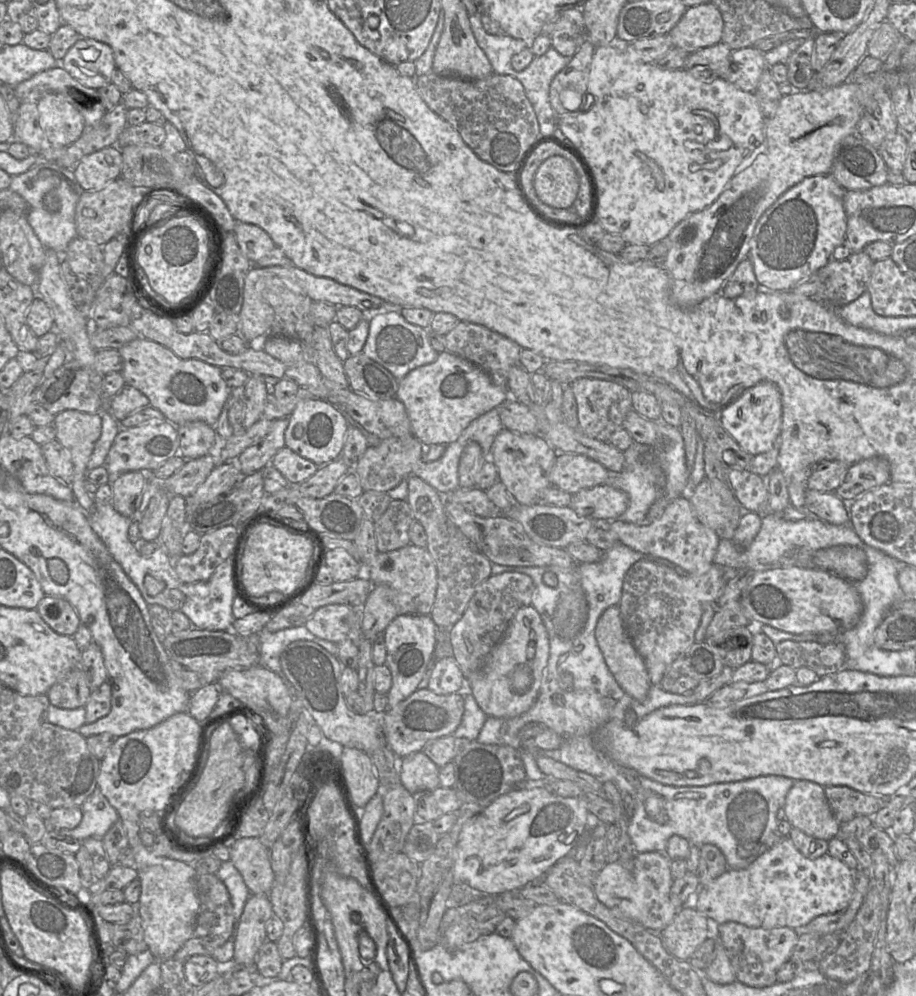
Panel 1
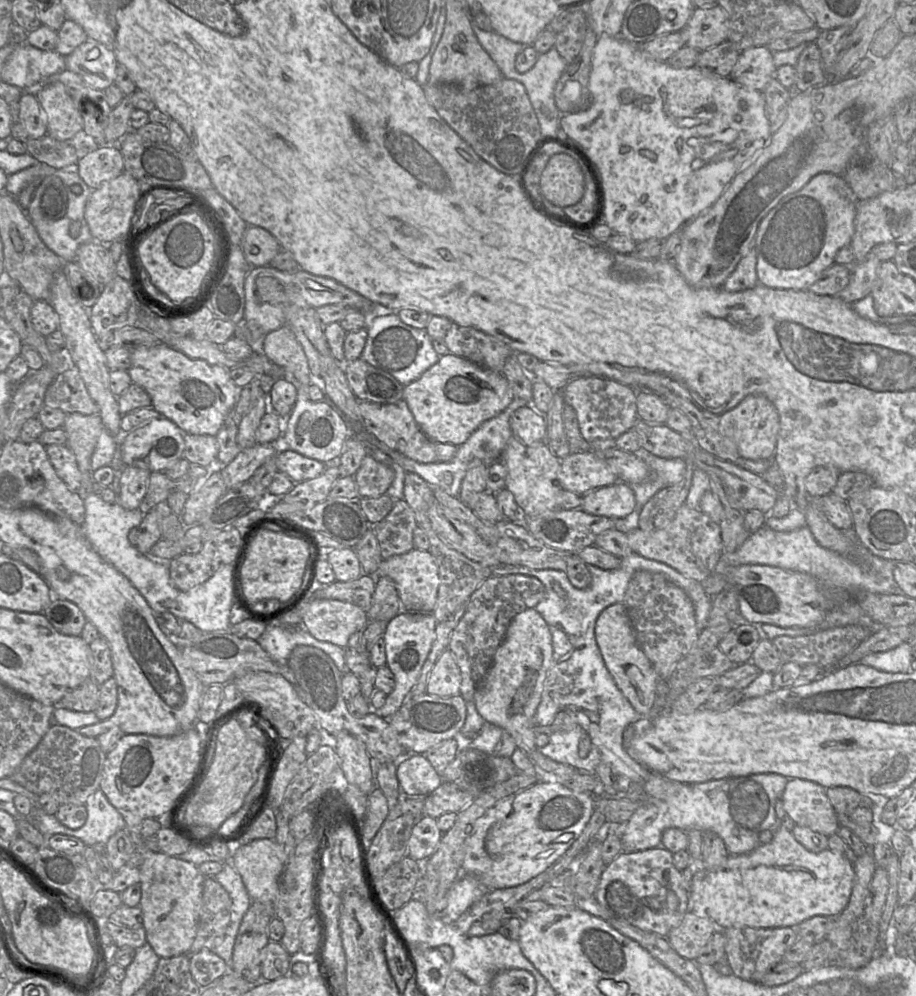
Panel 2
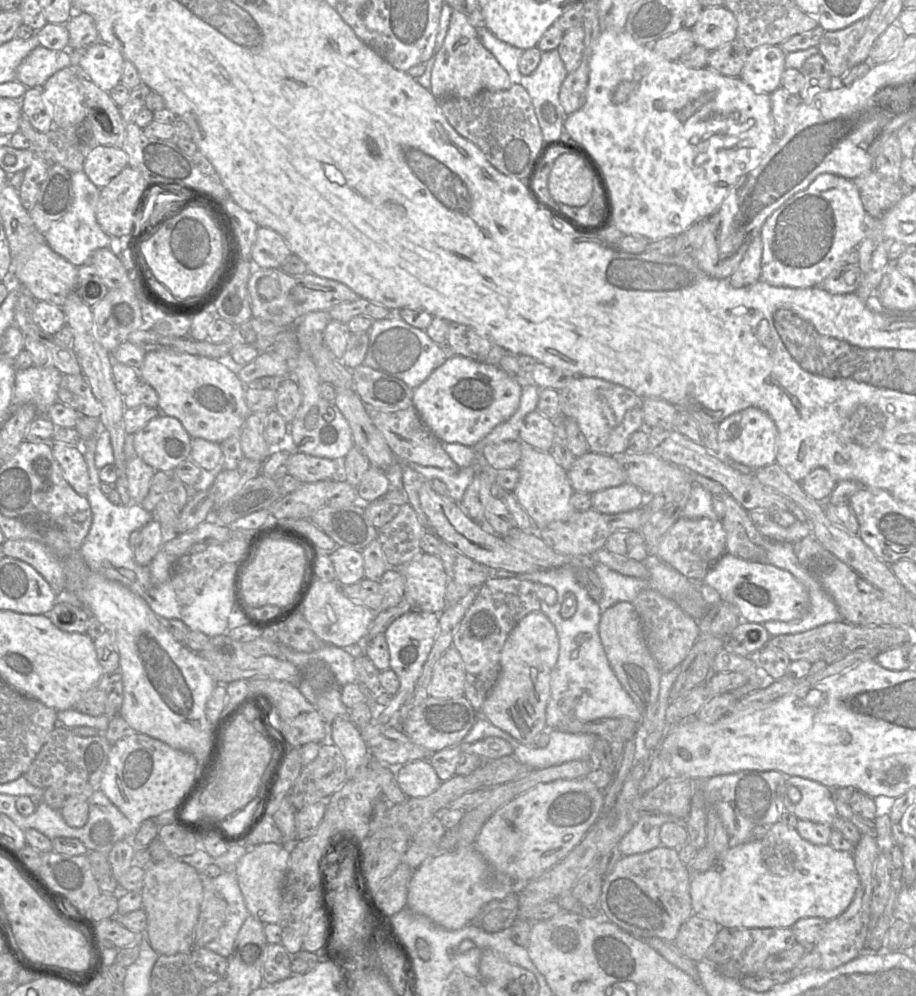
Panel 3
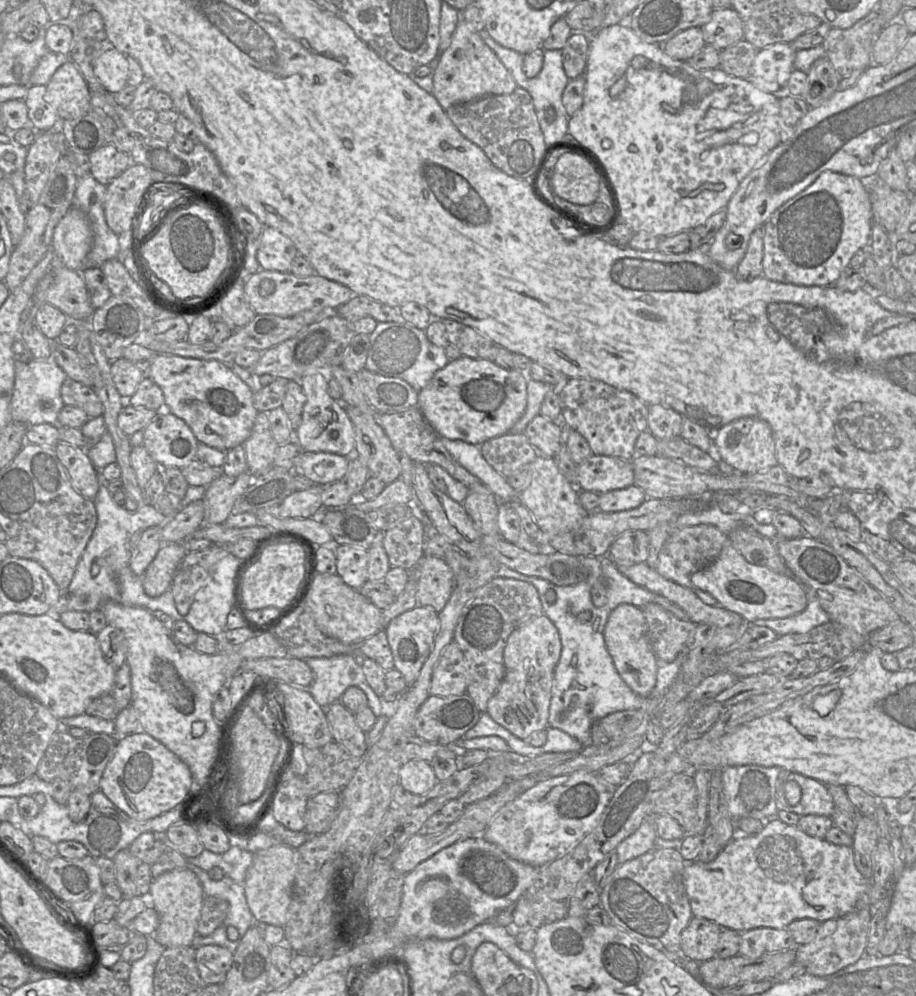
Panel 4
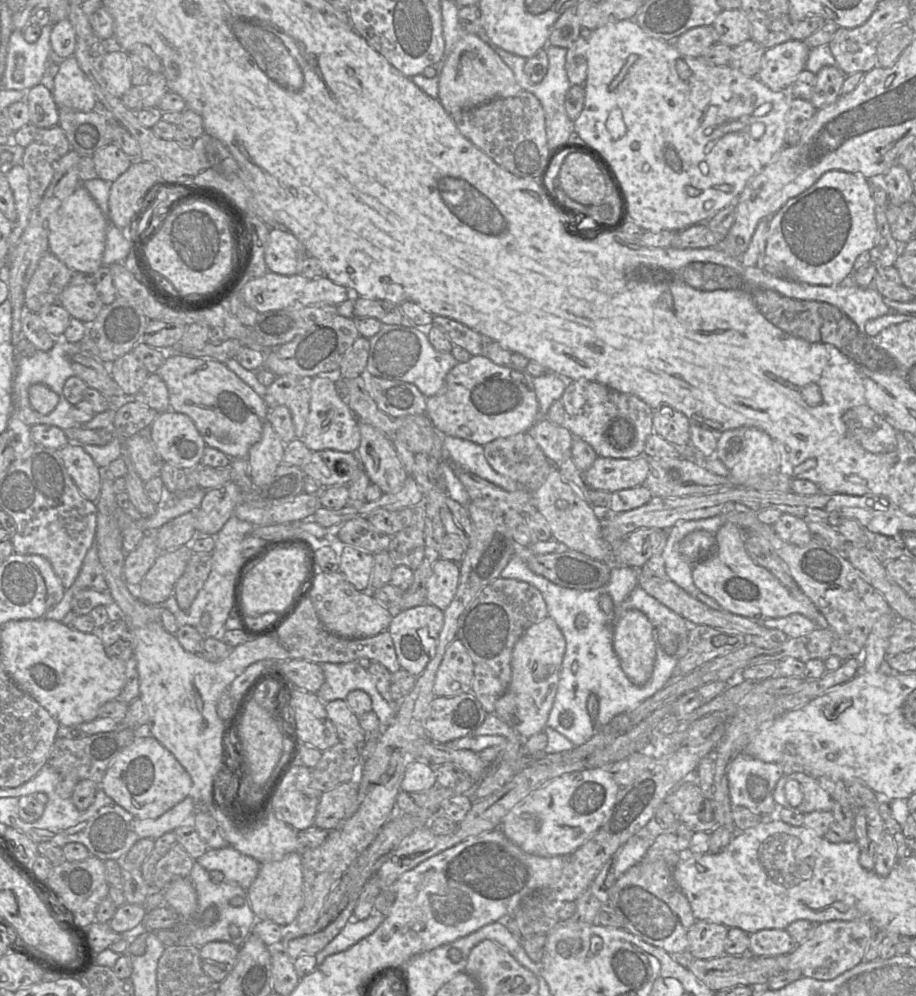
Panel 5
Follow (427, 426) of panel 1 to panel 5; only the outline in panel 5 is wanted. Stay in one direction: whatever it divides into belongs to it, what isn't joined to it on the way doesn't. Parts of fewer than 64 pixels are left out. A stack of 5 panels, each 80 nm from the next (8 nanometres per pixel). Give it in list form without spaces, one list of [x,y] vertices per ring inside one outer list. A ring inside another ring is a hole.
[[[484,355],[458,362],[446,375],[443,388],[426,400],[426,415],[439,433],[459,437],[484,446],[498,439],[528,431],[539,417],[539,403],[533,378],[526,370],[493,363]]]

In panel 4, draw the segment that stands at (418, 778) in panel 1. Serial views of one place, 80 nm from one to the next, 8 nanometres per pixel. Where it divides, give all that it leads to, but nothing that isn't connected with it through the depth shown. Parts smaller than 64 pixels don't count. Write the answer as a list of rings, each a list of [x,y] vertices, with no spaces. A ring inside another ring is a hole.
[[[412,759],[400,767],[399,784],[412,794],[426,794],[437,782],[431,764],[425,760]]]

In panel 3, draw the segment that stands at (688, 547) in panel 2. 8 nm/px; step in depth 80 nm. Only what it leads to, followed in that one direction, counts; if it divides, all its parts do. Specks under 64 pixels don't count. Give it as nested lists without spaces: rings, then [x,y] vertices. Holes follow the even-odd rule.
[[[680,517],[661,540],[656,556],[692,581],[702,581],[726,553],[726,531],[719,520]]]

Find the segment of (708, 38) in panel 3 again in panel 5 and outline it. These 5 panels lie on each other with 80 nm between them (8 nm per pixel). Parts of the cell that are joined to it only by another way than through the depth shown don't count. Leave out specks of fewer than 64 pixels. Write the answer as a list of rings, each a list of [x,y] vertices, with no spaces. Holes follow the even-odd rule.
[[[740,9],[722,10],[712,24],[718,34],[718,43],[735,47],[751,39],[751,24]]]

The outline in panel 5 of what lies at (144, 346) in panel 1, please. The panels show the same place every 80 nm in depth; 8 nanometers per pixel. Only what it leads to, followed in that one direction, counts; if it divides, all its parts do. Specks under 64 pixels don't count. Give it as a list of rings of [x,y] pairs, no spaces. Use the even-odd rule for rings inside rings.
[[[167,352],[167,354],[156,374],[167,386],[170,407],[192,419],[207,446],[219,449],[231,459],[246,458],[250,447],[260,440],[263,424],[268,419],[270,409],[263,398],[231,371],[225,363],[181,352]]]

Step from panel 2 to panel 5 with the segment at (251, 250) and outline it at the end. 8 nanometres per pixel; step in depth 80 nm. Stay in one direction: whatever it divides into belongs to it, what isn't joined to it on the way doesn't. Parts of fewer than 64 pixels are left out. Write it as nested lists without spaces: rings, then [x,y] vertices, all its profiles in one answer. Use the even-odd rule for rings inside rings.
[[[271,228],[265,249],[265,262],[270,272],[281,275],[300,274],[303,260],[308,256],[304,245],[290,231],[284,228]]]

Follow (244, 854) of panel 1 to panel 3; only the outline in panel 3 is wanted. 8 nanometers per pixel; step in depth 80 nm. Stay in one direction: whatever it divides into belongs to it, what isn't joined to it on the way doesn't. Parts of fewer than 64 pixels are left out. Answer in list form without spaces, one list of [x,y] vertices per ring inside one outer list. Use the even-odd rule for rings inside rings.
[[[273,842],[247,848],[247,853],[236,865],[236,878],[249,914],[262,924],[279,924],[284,879],[286,876],[290,846]]]

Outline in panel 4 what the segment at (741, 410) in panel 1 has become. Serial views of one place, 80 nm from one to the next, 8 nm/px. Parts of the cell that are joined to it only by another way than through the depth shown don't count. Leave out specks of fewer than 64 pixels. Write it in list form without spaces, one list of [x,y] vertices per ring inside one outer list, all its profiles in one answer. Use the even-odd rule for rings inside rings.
[[[741,417],[718,428],[714,445],[724,462],[744,474],[764,471],[778,464],[772,429],[766,421],[756,417]]]

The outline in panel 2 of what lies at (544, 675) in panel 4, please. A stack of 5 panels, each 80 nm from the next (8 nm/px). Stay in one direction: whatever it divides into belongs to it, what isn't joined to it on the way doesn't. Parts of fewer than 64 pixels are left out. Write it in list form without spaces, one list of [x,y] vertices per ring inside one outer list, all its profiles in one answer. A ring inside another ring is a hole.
[[[536,609],[524,610],[510,622],[492,664],[474,696],[476,709],[486,723],[506,730],[514,739],[517,748],[526,754],[538,748],[535,743],[534,717],[551,666],[552,654],[549,626]]]

